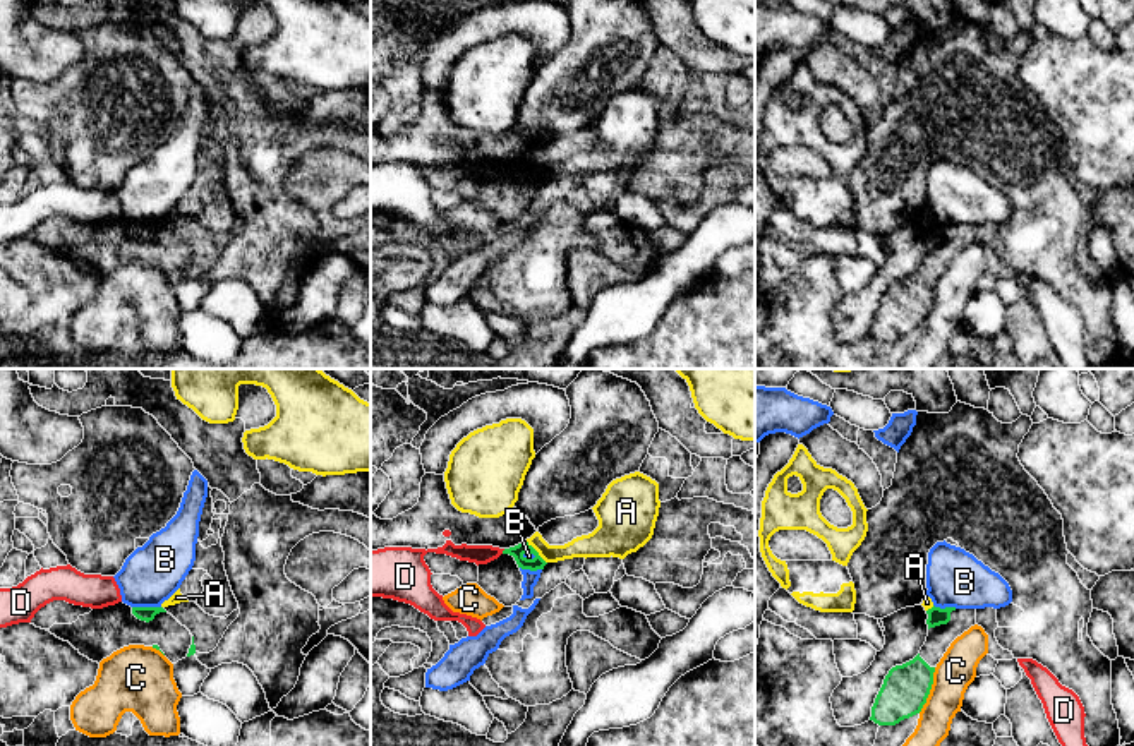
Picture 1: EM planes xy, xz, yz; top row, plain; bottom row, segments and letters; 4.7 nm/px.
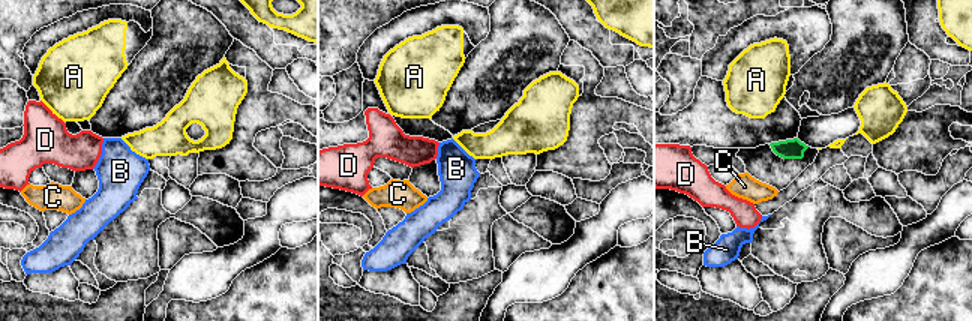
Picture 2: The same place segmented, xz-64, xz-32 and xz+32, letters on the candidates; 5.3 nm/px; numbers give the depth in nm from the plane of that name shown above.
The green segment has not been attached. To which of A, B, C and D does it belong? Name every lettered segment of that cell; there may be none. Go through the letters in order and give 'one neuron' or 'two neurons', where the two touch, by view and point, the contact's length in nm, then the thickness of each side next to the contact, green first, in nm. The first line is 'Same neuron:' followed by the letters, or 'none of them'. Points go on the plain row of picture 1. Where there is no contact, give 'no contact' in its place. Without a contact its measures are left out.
Same neuron: none of them
A: two neurons; meets green in xz at (537, 168); contact 140 nm long; 60 nm thick on the green side, 110 nm on the other
B: two neurons; meets green in xy at (146, 223); contact 140 nm long; 70 nm thick on the green side, 280 nm on the other
C: two neurons; meets green in yz at (930, 304); contact 240 nm long; 220 nm thick on the green side, 180 nm on the other
D: two neurons; meets green in xz at (503, 167); contact 30 nm long; 60 nm thick on the green side, 100 nm on the other

